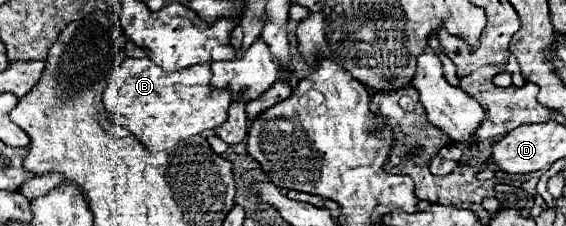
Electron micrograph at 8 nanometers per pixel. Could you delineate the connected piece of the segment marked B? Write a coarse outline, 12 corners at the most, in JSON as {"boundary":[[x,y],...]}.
{"boundary":[[209,64],[113,70],[103,104],[149,152],[225,122]]}

